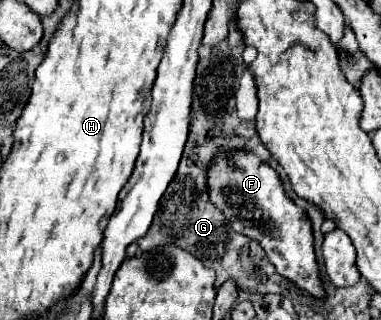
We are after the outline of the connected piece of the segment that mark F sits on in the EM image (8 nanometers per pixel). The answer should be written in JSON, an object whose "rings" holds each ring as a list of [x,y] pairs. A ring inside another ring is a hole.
{"rings":[[[239,151],[235,161],[227,161],[219,155],[215,165],[211,165],[211,181],[207,181],[207,185],[211,201],[223,209],[233,231],[257,239],[281,277],[293,281],[313,297],[323,297],[323,283],[319,279],[319,267],[313,251],[311,223],[305,211],[285,195],[281,179],[273,167],[245,151]]]}

